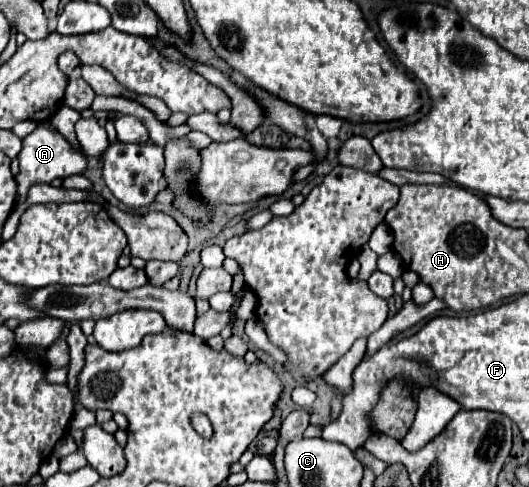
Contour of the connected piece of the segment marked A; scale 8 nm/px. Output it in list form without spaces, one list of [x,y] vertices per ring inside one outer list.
[[[36,127],[24,141],[22,141],[22,151],[18,155],[20,161],[20,175],[16,177],[18,183],[18,199],[16,203],[20,205],[22,201],[26,201],[28,189],[34,183],[50,183],[54,179],[66,179],[70,175],[84,175],[86,171],[86,155],[84,151],[78,147],[72,147],[72,143],[68,139],[64,139],[60,133],[48,129],[48,127]]]

